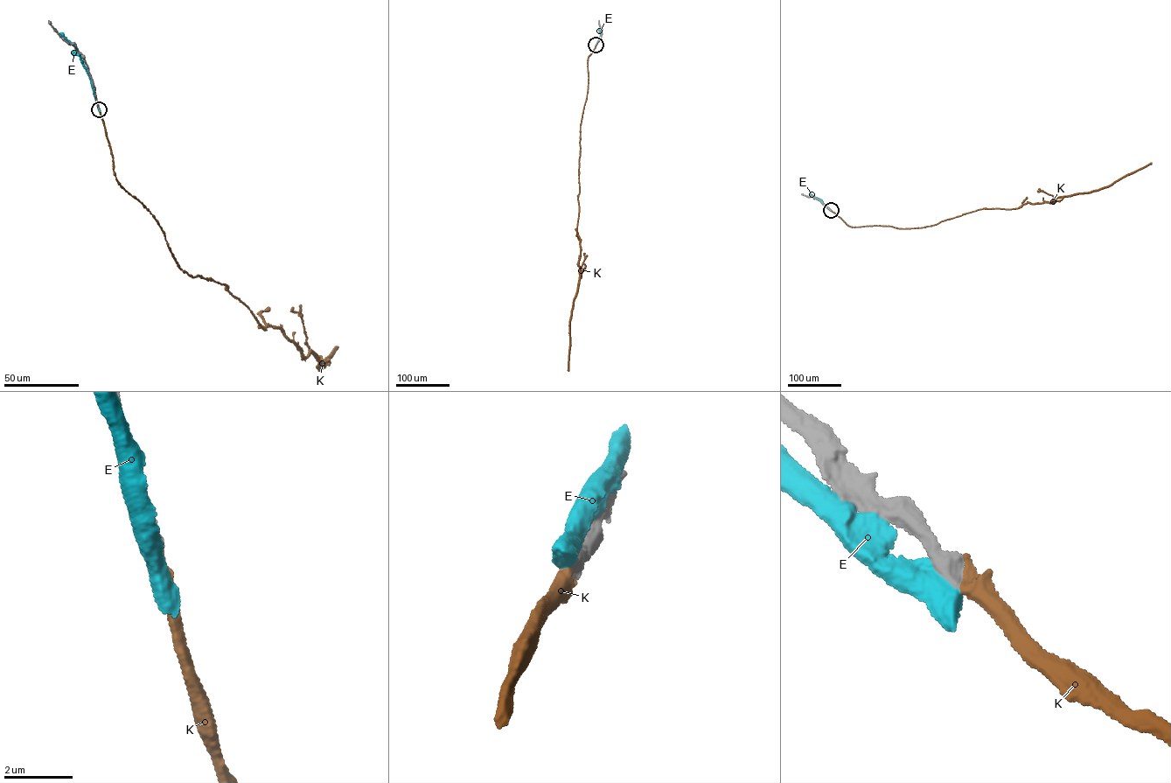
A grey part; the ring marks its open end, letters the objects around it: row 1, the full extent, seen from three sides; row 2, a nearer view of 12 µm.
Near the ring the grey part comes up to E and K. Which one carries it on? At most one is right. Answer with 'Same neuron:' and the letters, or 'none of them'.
Same neuron: K

